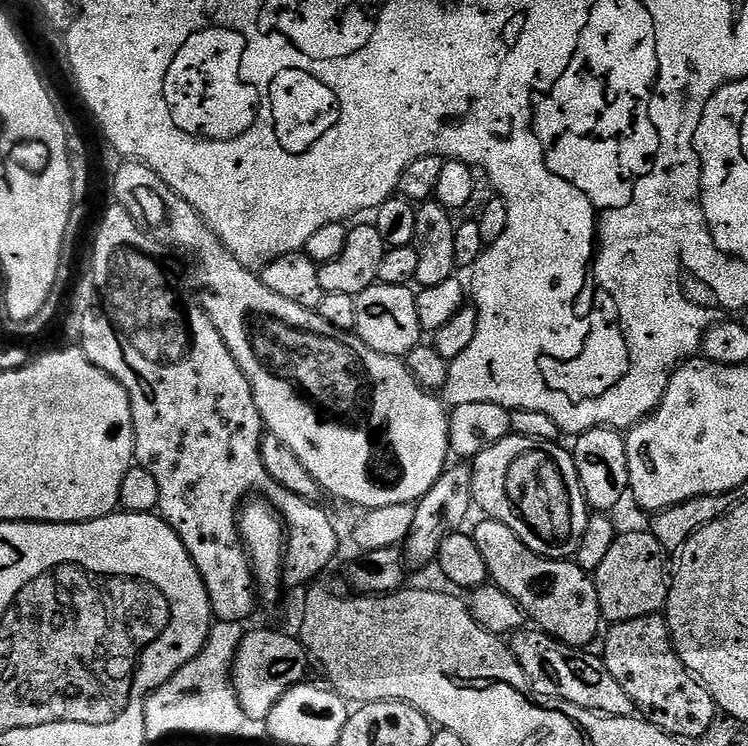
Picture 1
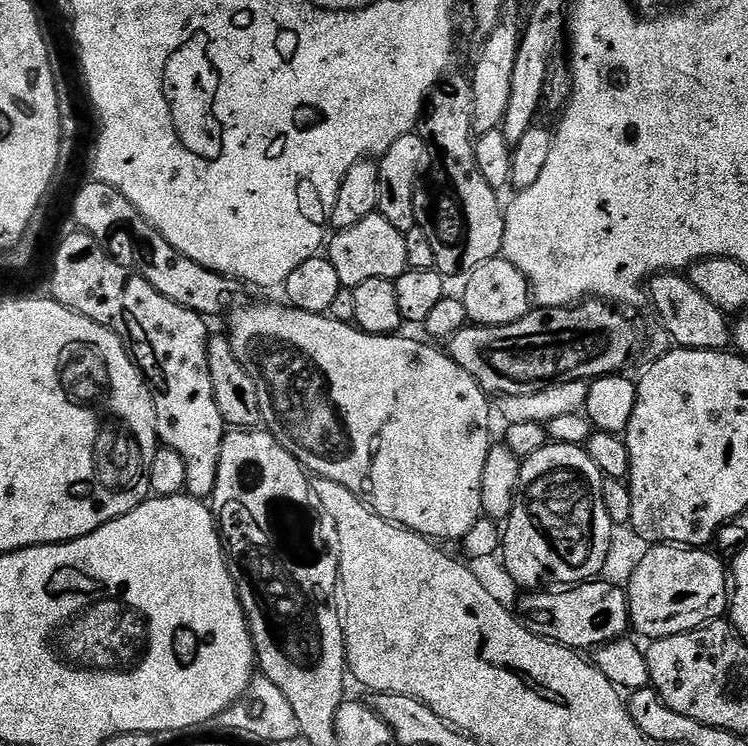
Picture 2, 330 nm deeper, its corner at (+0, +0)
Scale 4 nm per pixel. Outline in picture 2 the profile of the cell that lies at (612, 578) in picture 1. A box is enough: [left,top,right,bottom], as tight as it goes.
[626,544,730,641]

